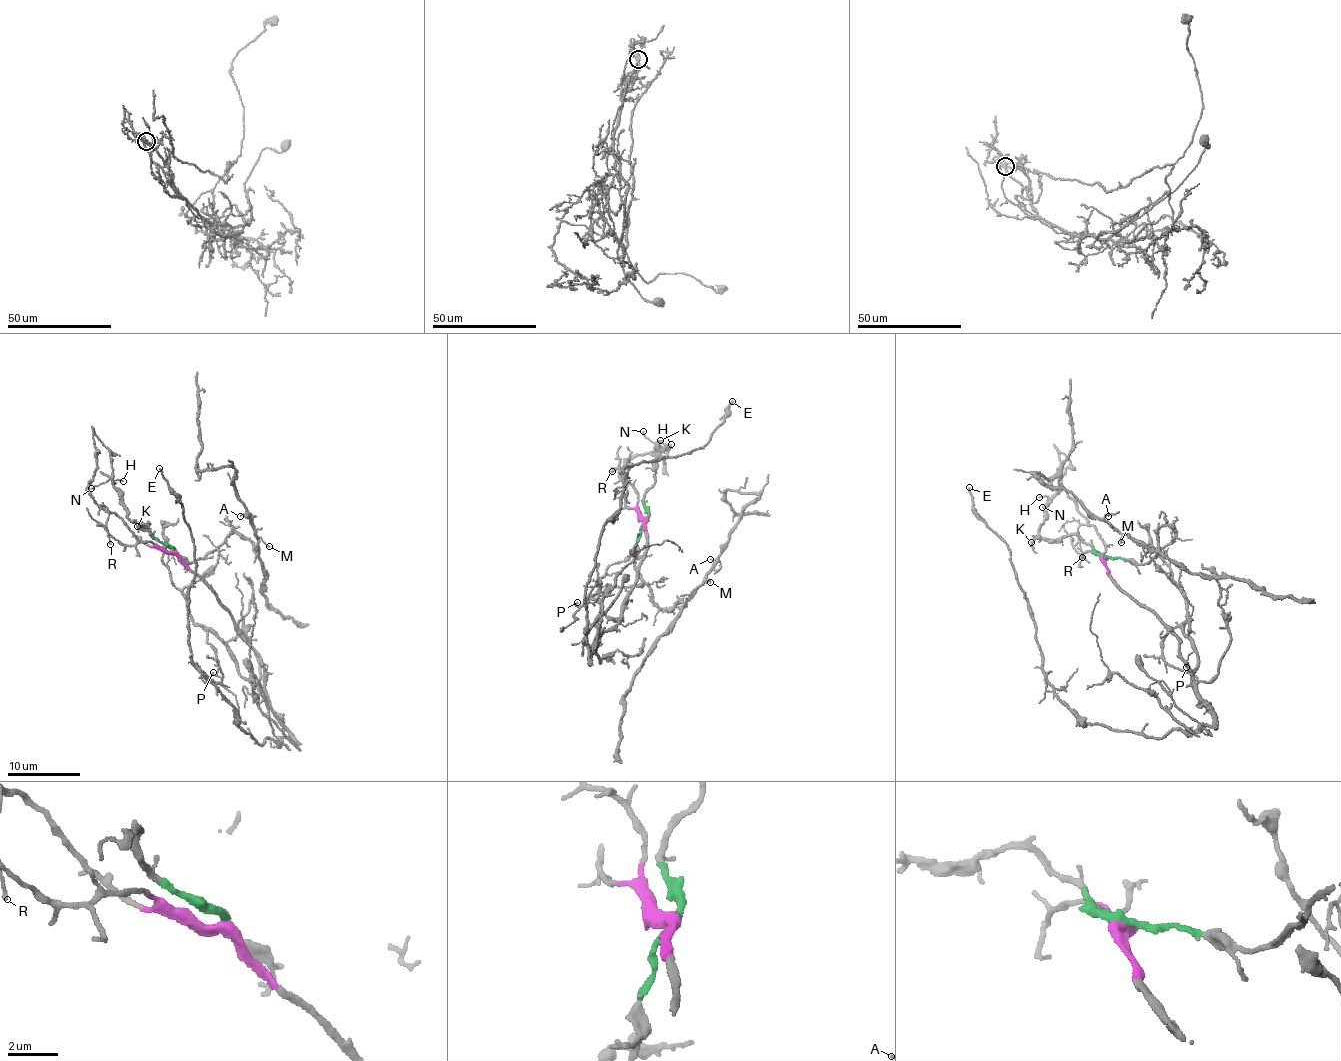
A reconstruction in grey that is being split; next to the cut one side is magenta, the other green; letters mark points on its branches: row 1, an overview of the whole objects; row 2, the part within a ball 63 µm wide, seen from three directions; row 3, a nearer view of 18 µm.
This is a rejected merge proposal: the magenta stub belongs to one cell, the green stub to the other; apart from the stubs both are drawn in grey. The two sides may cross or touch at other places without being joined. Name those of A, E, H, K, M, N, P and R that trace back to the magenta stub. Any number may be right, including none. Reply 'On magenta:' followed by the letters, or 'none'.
On magenta: E, P, R

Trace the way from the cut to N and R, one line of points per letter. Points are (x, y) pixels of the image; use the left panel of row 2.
N: (174, 551), (148, 531), (149, 524), (145, 523), (146, 527), (129, 518), (122, 494), (111, 482), (91, 489)
R: (174, 551), (165, 550), (146, 540), (124, 545), (107, 528), (111, 543)

